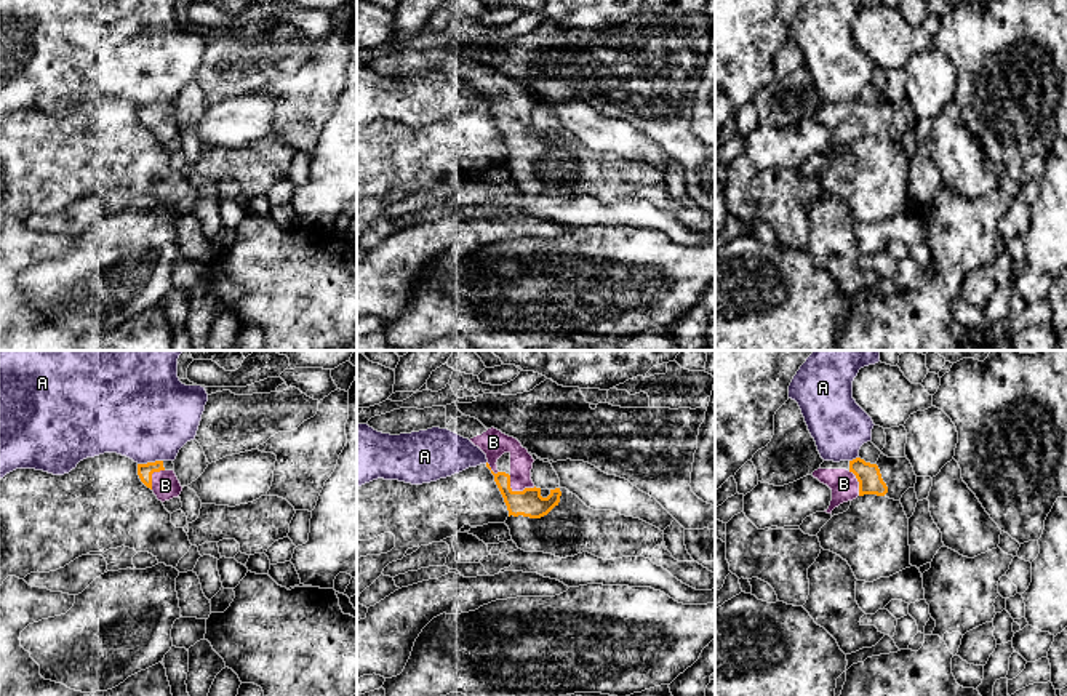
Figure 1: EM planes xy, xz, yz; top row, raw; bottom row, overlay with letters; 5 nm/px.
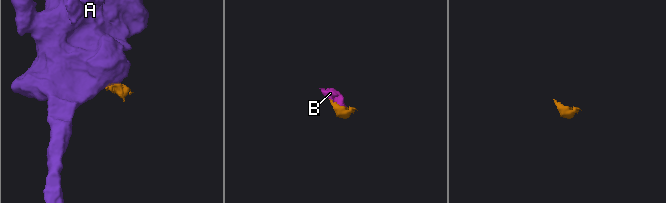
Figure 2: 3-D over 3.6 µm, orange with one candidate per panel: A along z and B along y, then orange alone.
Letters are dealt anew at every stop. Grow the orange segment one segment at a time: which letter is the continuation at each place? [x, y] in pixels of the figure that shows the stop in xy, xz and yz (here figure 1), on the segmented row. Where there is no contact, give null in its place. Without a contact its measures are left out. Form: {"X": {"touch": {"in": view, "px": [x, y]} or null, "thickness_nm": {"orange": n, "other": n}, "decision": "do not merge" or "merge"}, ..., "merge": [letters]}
{"A": {"touch": {"in": "xy", "px": [149, 463]}, "thickness_nm": {"orange": 80, "other": 480}, "decision": "do not merge"}, "B": {"touch": {"in": "xz", "px": [517, 492]}, "thickness_nm": {"orange": 140, "other": 110}, "decision": "merge"}, "merge": ["B"]}

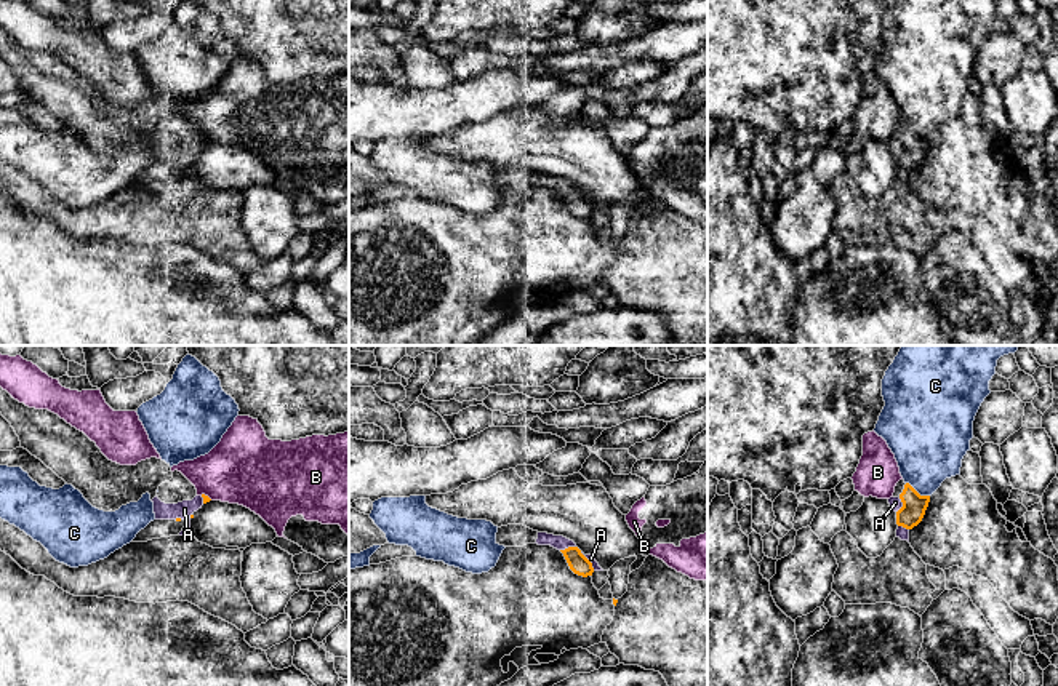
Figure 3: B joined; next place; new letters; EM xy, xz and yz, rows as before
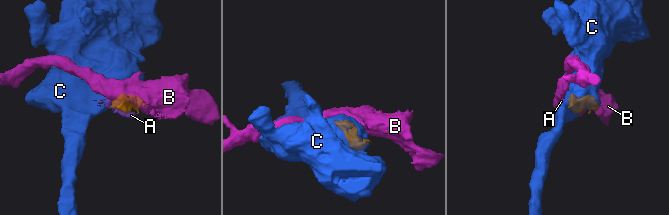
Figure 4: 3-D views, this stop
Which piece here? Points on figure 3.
{"A": {"touch": {"in": "xz", "px": [569, 547]}, "thickness_nm": {"orange": 100, "other": 70}, "decision": "merge"}, "B": {"touch": {"in": "xy", "px": [207, 496]}, "thickness_nm": {"orange": 30, "other": 380}, "decision": "do not merge"}, "C": {"touch": {"in": "yz", "px": [916, 491]}, "thickness_nm": {"orange": 120, "other": 360}, "decision": "do not merge"}, "merge": ["A"]}

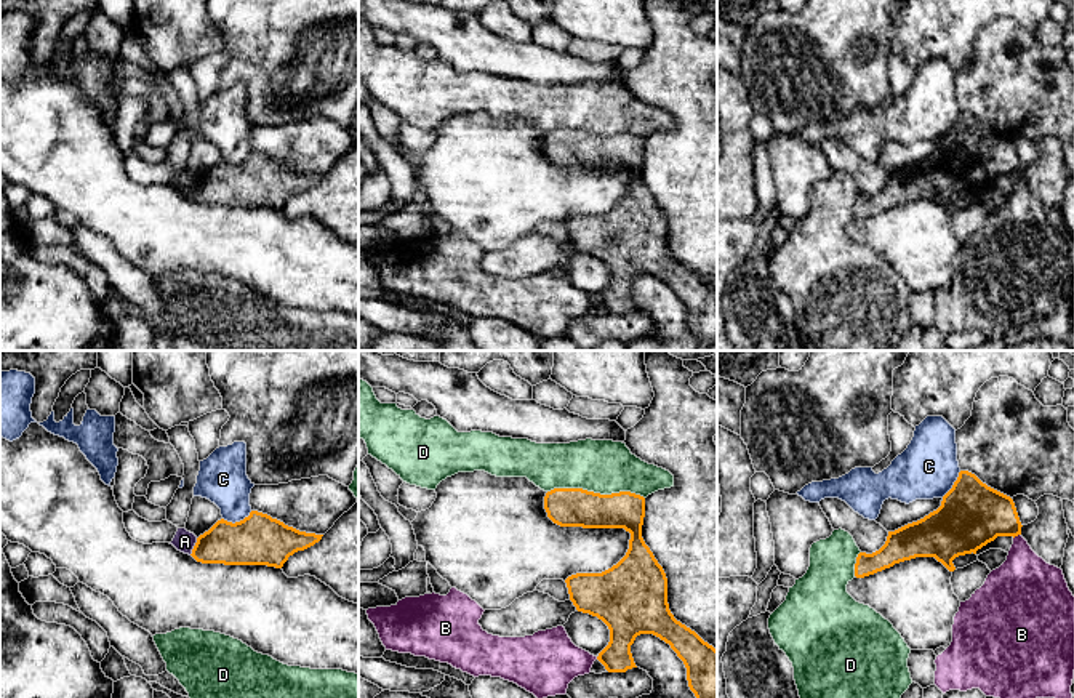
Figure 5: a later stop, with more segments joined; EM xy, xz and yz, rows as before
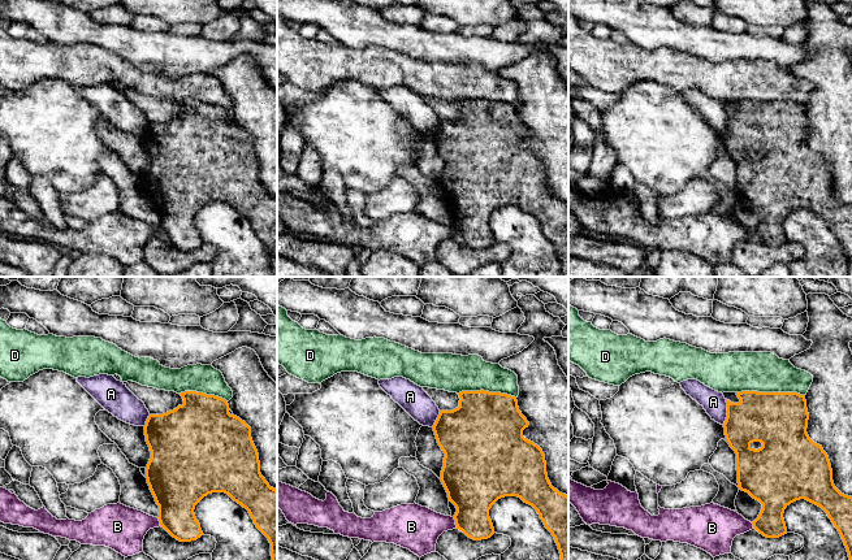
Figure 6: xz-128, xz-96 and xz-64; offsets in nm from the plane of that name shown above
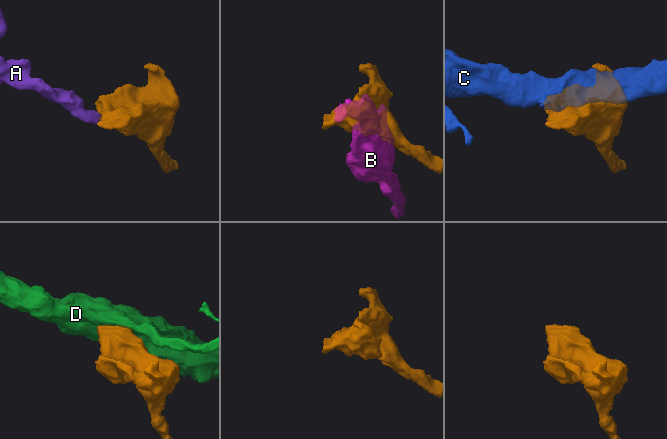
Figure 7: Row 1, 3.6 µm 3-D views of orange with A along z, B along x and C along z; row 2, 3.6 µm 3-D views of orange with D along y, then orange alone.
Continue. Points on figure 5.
{"A": {"touch": {"in": "xy", "px": [194, 546]}, "thickness_nm": {"orange": 220, "other": 110}, "decision": "do not merge"}, "B": {"touch": {"in": "yz", "px": [1017, 535]}, "thickness_nm": {"orange": 320, "other": 300}, "decision": "do not merge"}, "C": {"touch": {"in": "xy", "px": [237, 522]}, "thickness_nm": {"orange": 260, "other": 240}, "decision": "do not merge"}, "D": {"touch": {"in": "xz", "px": [596, 493]}, "thickness_nm": {"orange": 190, "other": 280}, "decision": "do not merge"}, "merge": []}

